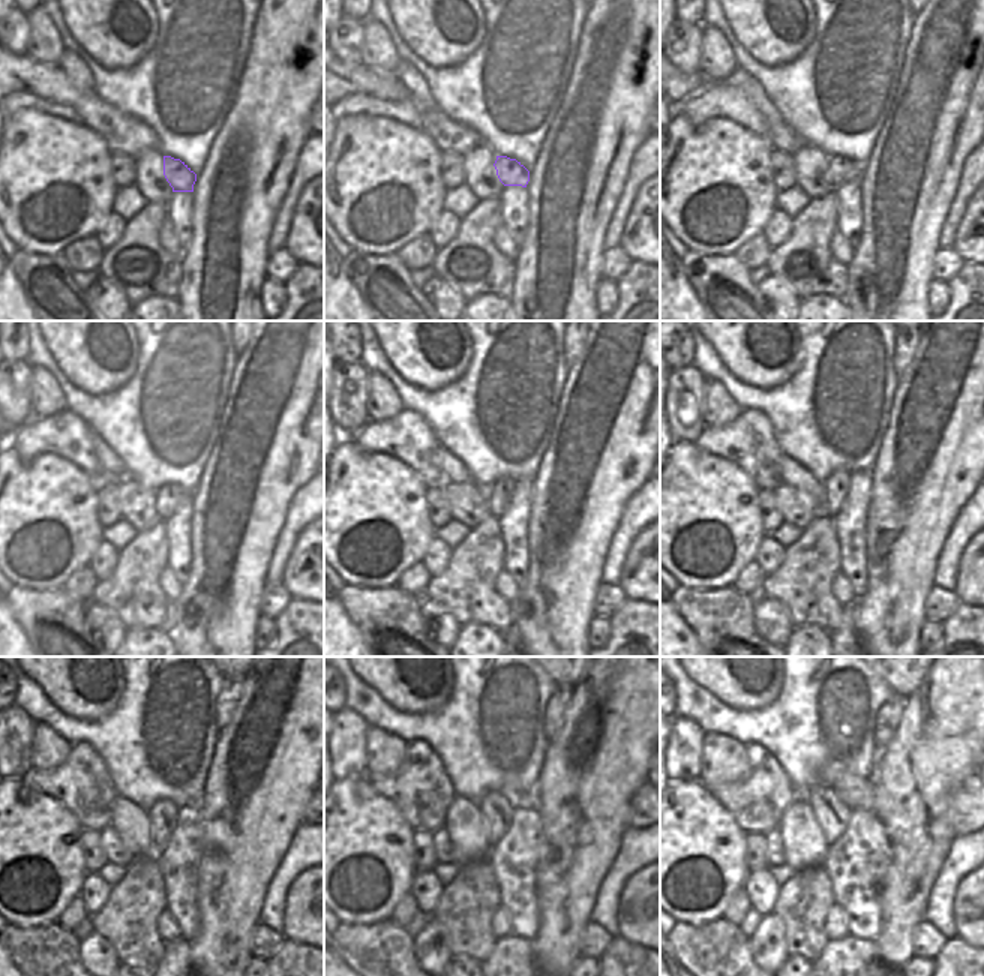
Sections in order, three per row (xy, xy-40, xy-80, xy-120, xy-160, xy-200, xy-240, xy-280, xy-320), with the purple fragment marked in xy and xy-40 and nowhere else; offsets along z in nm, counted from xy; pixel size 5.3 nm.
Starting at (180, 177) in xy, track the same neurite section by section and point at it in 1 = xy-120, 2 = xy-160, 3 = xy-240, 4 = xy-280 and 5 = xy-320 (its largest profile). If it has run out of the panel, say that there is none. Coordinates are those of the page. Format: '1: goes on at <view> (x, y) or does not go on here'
1: goes on at xy-120 (167, 498)
2: goes on at xy-160 (500, 493)
3: goes on at xy-240 (164, 814)
4: goes on at xy-280 (497, 810)
5: goes on at xy-320 (833, 816)

